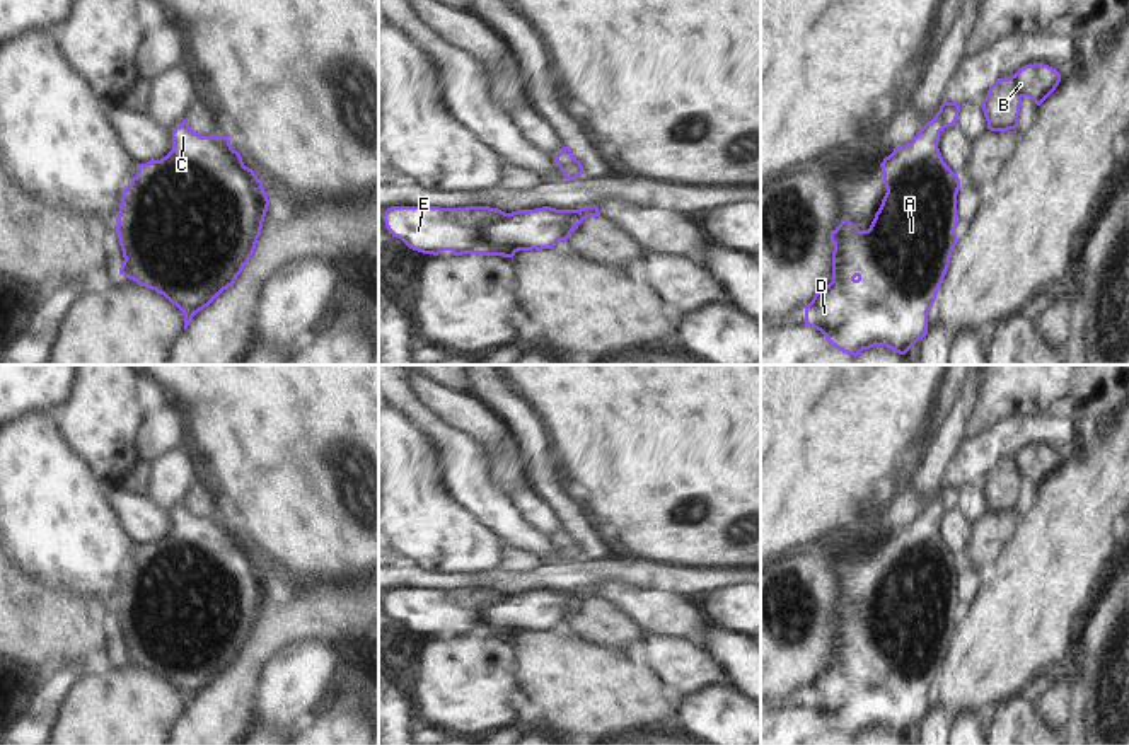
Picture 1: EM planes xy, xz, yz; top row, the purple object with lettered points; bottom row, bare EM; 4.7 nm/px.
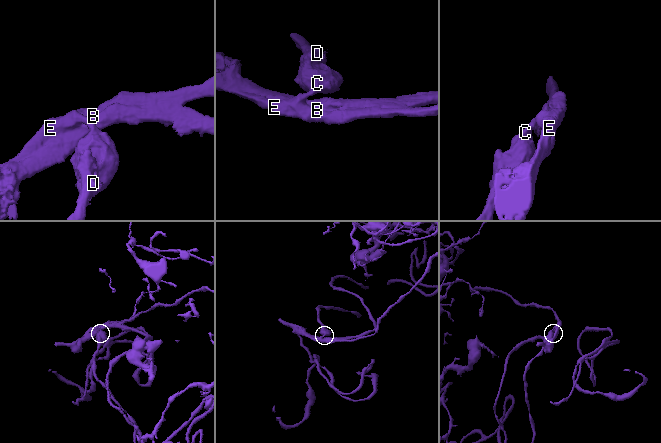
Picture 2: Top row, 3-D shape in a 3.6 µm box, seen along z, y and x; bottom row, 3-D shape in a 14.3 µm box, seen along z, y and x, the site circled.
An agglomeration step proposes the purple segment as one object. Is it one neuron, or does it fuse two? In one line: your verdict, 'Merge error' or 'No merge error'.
No merge error.

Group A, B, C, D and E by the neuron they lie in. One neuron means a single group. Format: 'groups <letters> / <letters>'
groups A B C D E

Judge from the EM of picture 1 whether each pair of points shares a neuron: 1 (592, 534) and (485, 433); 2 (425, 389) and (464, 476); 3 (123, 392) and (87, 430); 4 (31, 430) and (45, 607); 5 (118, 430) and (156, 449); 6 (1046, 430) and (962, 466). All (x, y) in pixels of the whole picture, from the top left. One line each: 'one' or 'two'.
1: two
2: two
3: one
4: two
5: two
6: one

